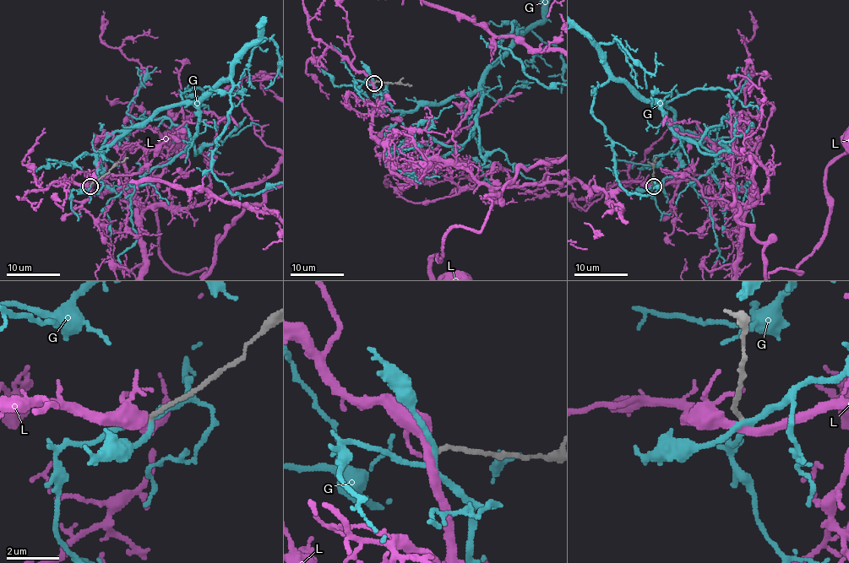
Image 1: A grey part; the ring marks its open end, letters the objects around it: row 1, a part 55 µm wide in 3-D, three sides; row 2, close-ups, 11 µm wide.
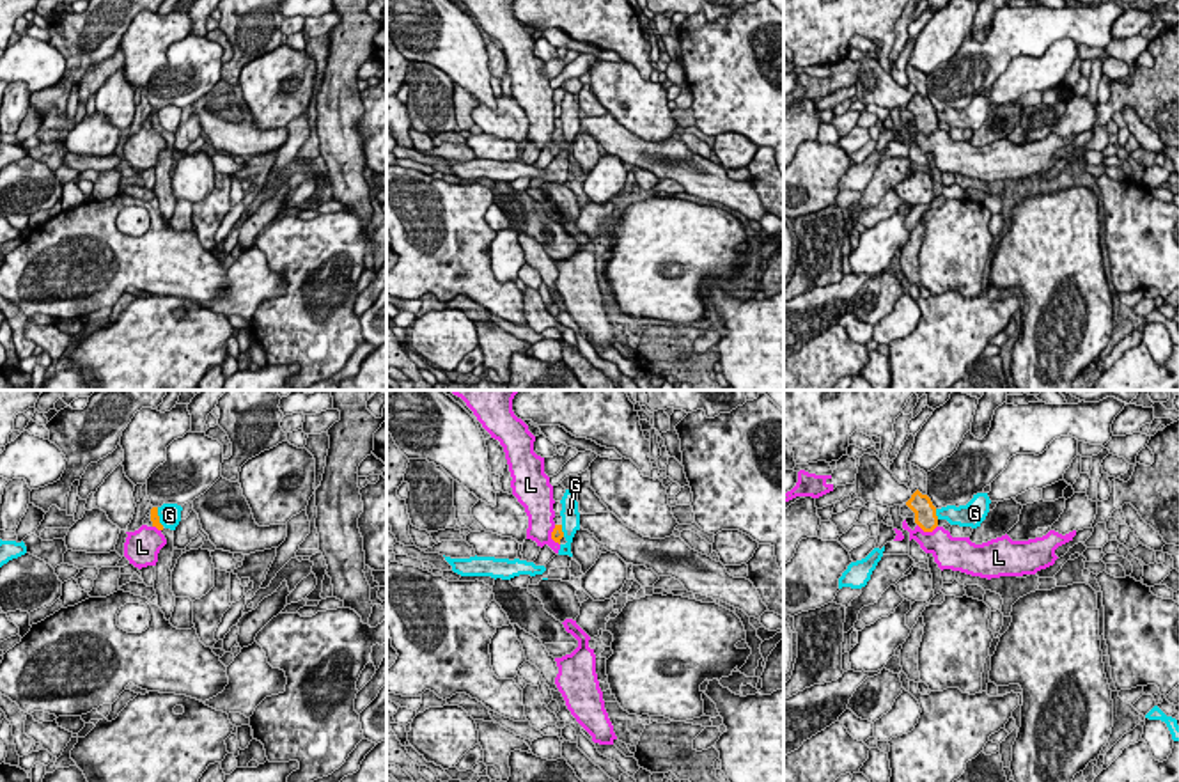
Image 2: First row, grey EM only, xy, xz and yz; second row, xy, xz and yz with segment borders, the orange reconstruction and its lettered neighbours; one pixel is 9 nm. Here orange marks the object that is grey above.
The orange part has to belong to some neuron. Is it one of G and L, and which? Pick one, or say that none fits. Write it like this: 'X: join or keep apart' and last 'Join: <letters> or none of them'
G: keep apart
L: keep apart
Join: none of them

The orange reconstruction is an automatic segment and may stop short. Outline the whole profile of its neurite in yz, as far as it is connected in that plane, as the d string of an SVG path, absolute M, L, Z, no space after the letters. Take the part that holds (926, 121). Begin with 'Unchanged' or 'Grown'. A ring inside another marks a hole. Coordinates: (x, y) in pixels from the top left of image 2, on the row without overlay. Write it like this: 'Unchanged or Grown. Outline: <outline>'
Unchanged. Outline: M918 92L911 98L906 108L915 115L915 126L924 135L933 135L938 129L936 110L933 108L927 98L922 98Z

